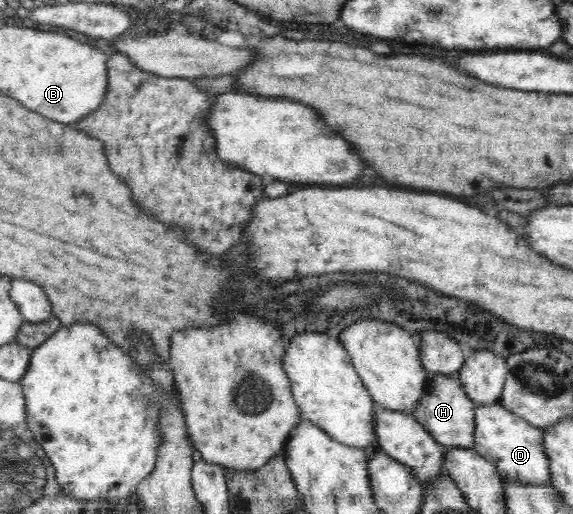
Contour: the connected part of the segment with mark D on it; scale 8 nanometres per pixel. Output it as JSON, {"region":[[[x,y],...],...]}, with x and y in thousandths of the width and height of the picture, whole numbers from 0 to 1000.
{"region":[[[873,782],[829,788],[831,833],[825,872],[848,895],[866,905],[878,936],[962,944],[960,897],[948,866],[948,840],[895,805]]]}

